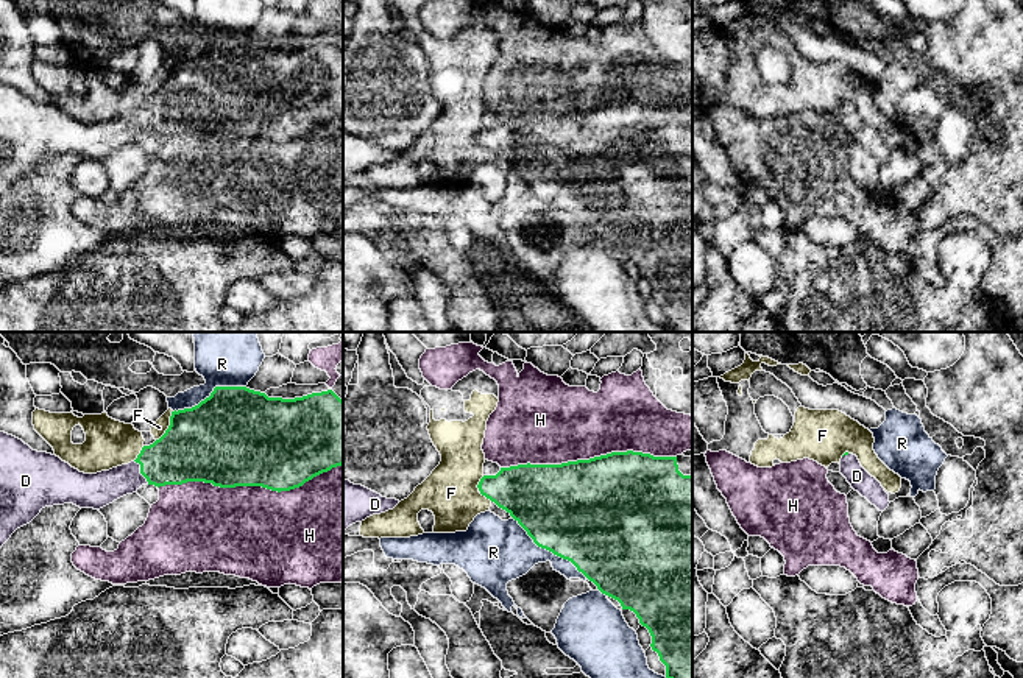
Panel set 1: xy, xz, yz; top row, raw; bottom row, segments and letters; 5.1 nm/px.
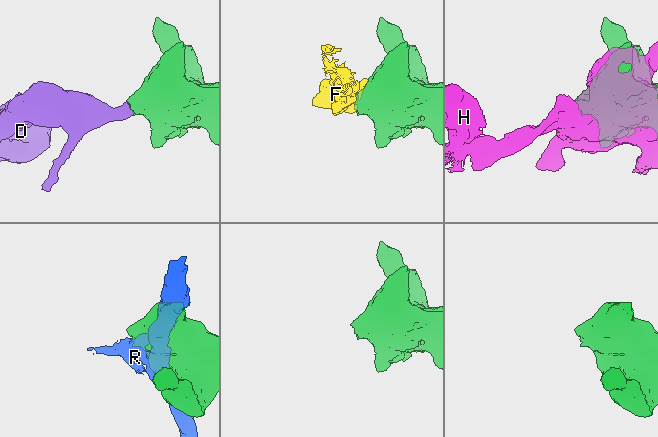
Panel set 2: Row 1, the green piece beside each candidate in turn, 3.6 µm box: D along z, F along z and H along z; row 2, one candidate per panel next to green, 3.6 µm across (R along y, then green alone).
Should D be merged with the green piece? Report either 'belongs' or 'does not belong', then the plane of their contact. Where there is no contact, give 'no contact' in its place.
belongs; meets green in xy

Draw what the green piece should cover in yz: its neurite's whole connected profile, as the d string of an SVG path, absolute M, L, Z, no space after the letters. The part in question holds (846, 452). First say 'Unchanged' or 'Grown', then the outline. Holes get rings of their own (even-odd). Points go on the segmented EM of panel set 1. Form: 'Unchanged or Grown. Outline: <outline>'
Grown. Outline: M848 452L844 454L841 458L841 474L855 491L865 497L880 511L884 511L889 507L889 494L881 483L861 466L856 455Z

